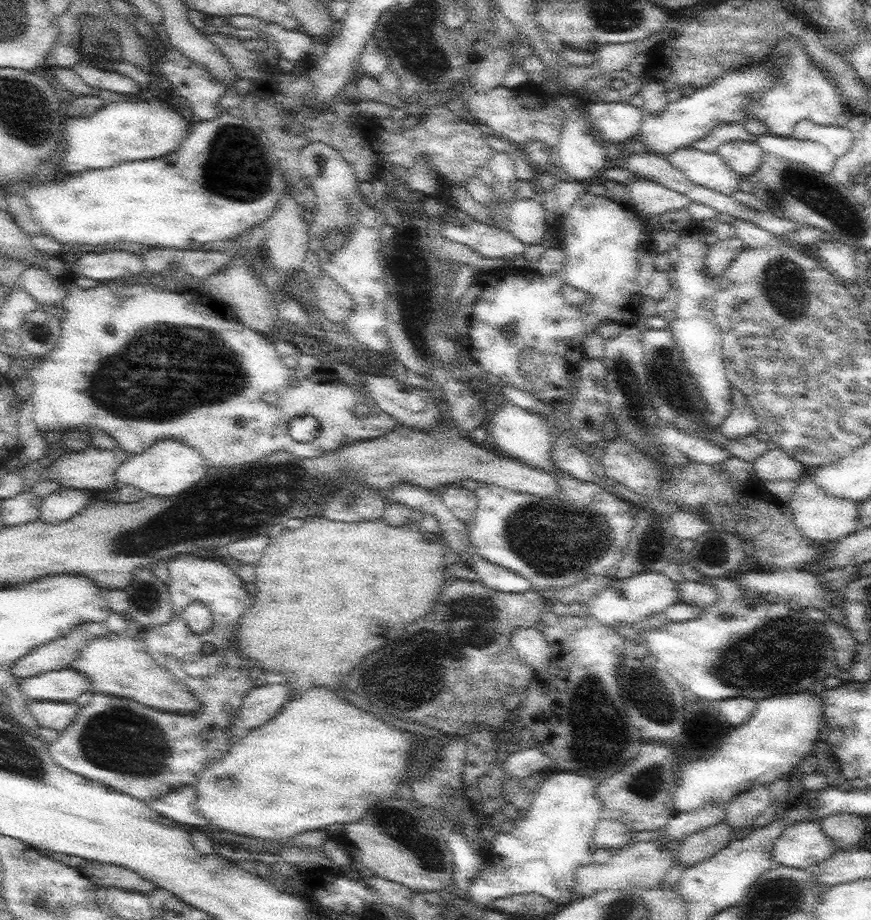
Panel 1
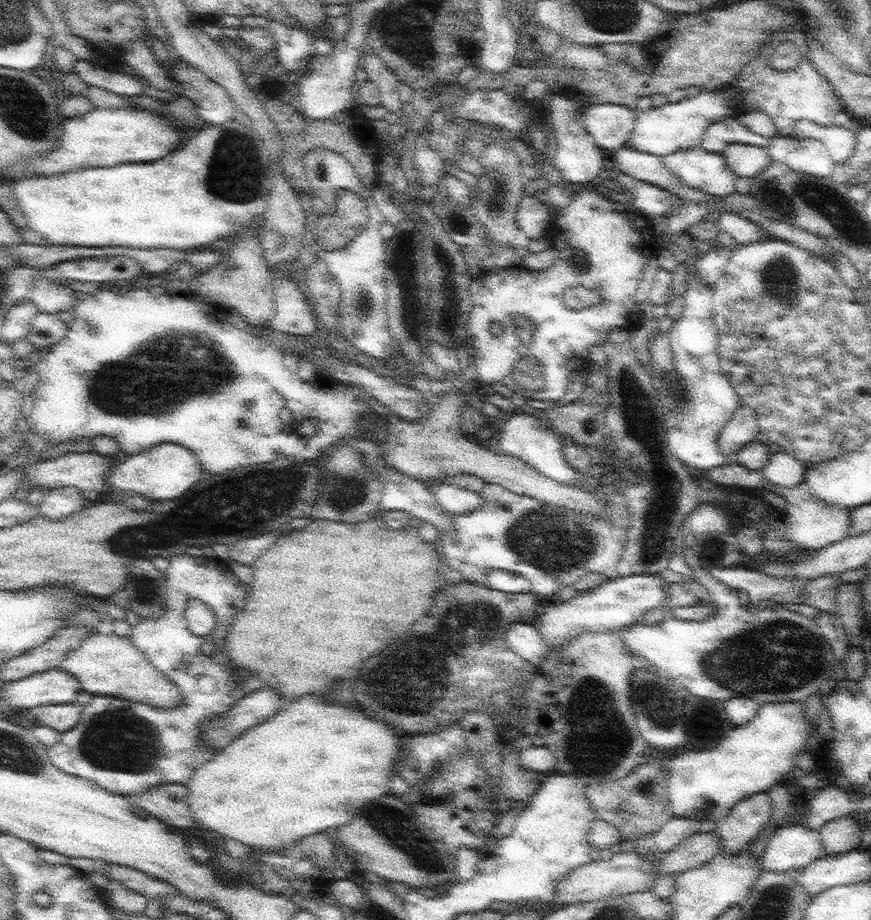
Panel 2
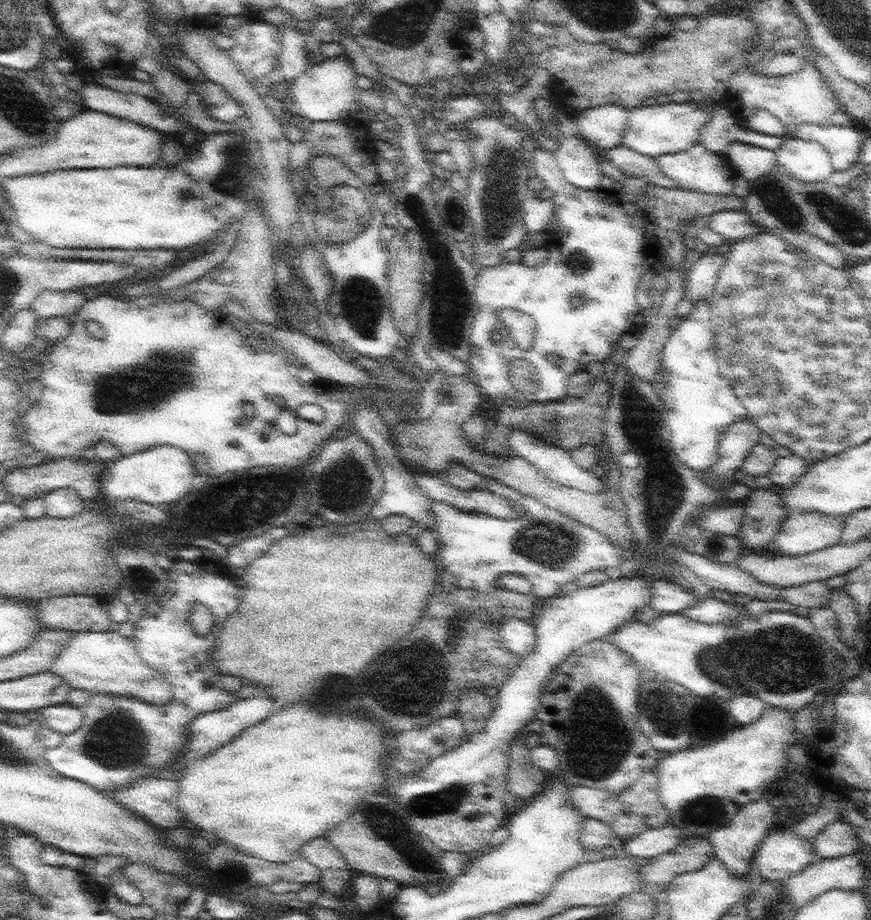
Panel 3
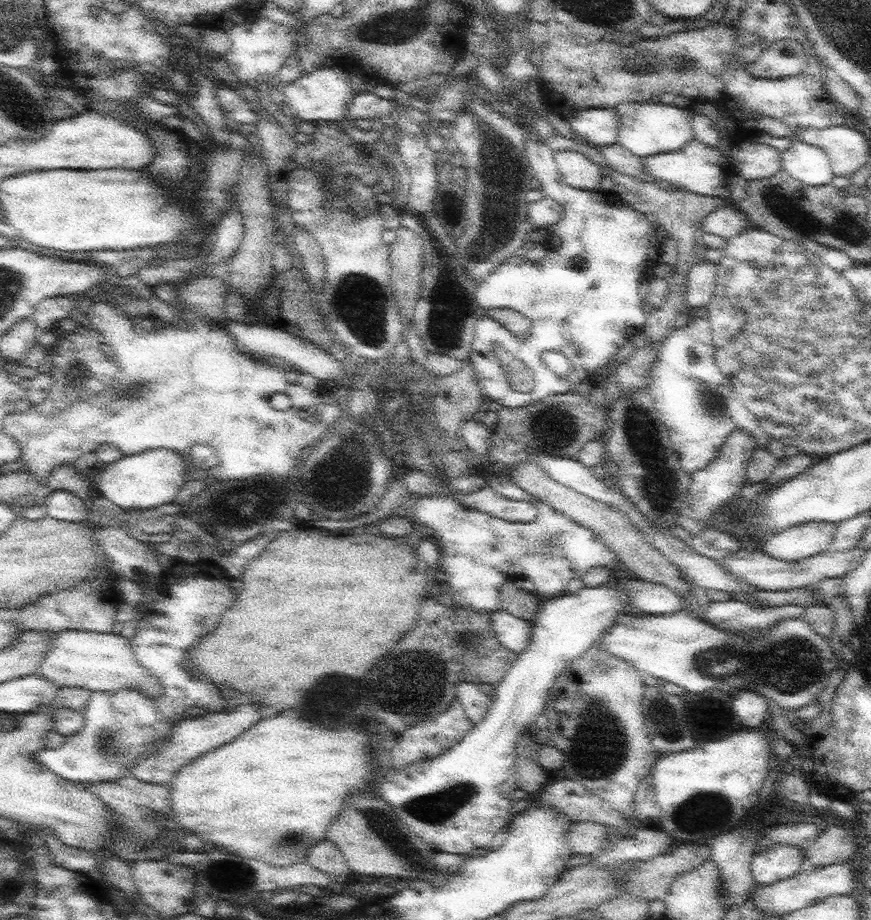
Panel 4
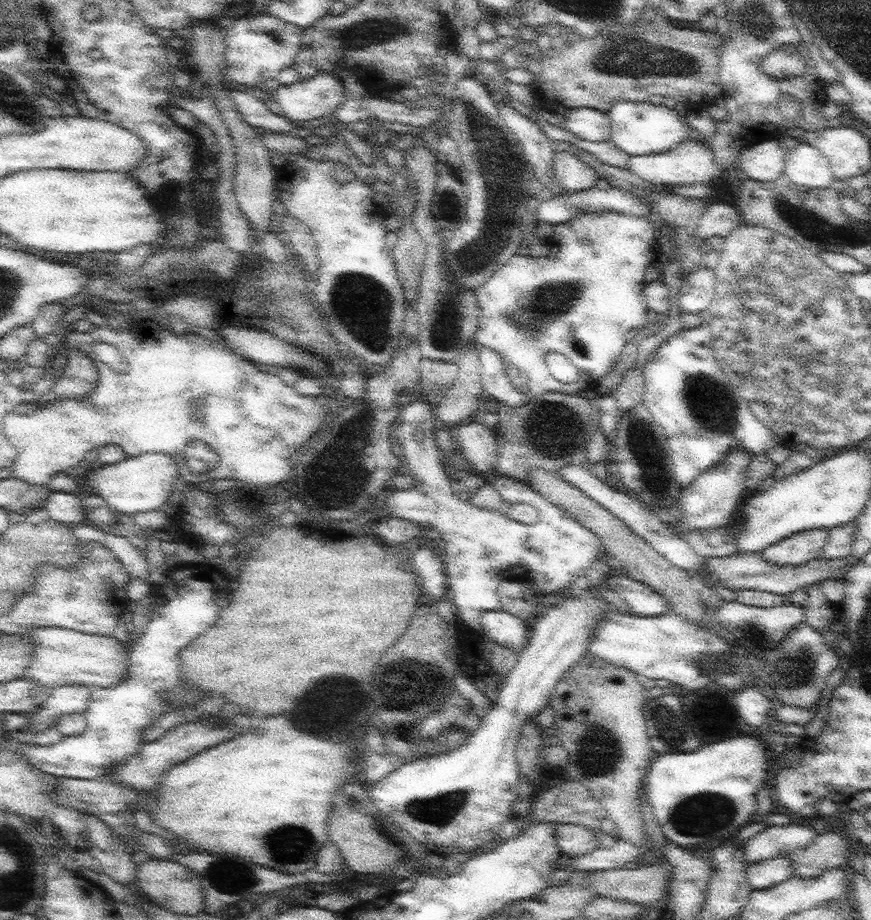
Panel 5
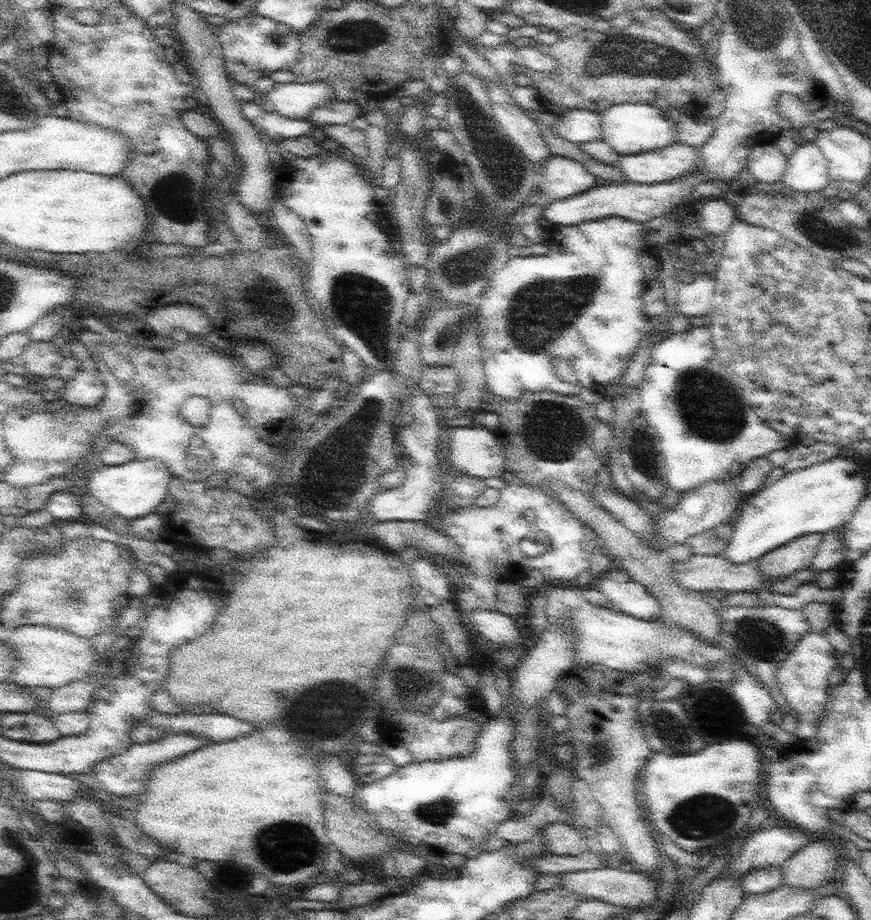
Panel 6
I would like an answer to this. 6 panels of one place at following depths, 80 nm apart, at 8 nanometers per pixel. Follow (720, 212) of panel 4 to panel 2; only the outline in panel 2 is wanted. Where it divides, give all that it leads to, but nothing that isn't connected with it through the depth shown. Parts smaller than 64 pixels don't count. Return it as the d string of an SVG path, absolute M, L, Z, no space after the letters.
M724 212L720 214L715 223L720 232L730 234L739 245L760 242L761 240L772 237L772 234L768 233L758 224L748 221L742 214Z

